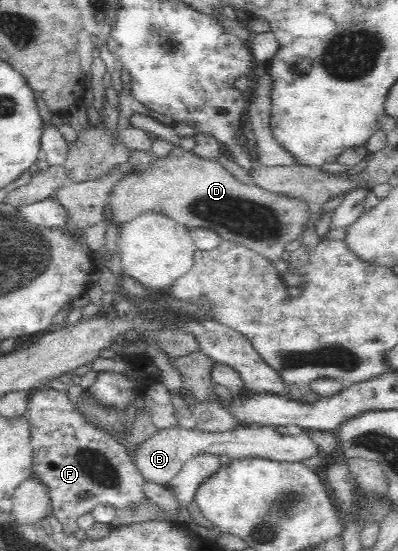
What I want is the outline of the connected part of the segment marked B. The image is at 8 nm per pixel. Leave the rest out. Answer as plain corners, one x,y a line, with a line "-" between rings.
238,426
229,431
201,431
199,429
184,429
183,427
169,427
158,429
144,444
136,449
132,460
136,468
147,482
166,486
183,467
183,464
196,455
227,455
232,460
261,458
279,460
283,462
299,462
309,459
313,455
320,455
320,451
312,442
308,432
301,431
297,435
281,435
273,427
243,427

